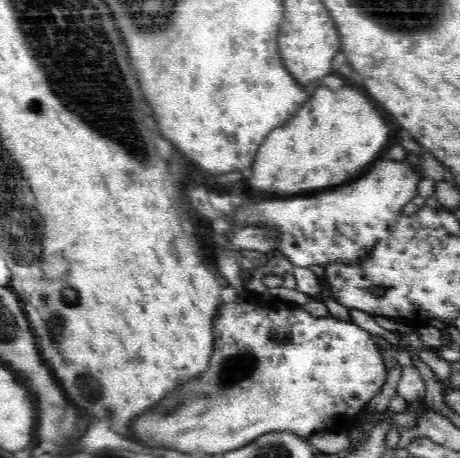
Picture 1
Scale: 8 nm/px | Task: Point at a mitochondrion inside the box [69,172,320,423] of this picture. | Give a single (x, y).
(236, 366)

